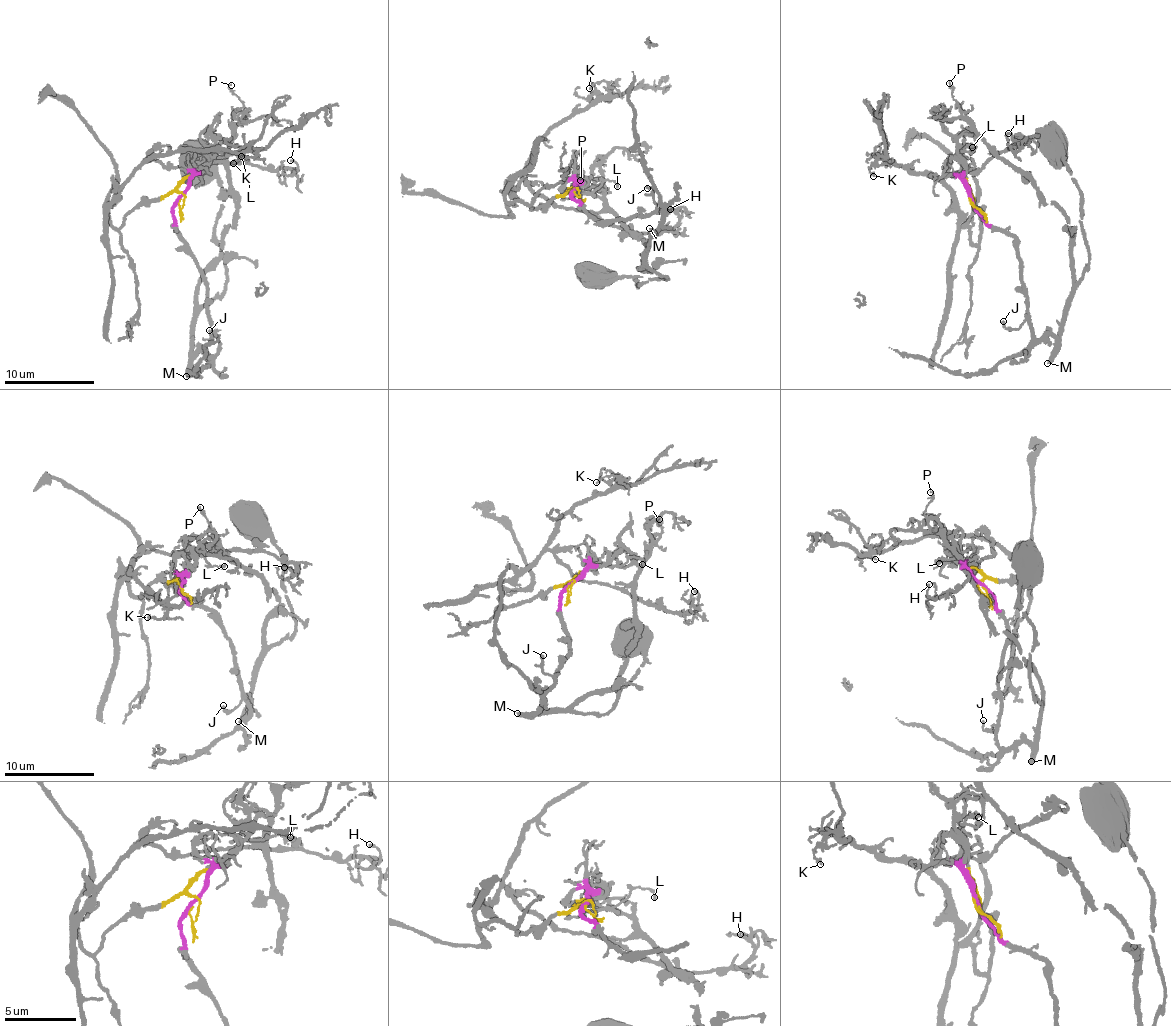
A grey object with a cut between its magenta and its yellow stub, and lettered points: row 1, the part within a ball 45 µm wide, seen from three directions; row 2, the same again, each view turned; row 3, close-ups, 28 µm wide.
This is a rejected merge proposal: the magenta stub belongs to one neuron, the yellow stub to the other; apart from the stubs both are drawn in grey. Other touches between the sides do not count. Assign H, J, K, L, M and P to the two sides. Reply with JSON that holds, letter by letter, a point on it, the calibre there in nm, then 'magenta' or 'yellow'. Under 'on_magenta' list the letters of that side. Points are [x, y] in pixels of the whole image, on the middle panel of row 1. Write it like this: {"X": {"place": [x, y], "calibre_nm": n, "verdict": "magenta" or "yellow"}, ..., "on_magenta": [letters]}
{"H": {"place": [670, 209], "calibre_nm": 140, "verdict": "yellow"}, "J": {"place": [647, 188], "calibre_nm": 150, "verdict": "magenta"}, "K": {"place": [589, 88], "calibre_nm": 140, "verdict": "yellow"}, "L": {"place": [617, 186], "calibre_nm": 200, "verdict": "magenta"}, "M": {"place": [649, 228], "calibre_nm": 360, "verdict": "magenta"}, "P": {"place": [580, 180], "calibre_nm": 140, "verdict": "magenta"}, "on_magenta": ["J", "L", "M", "P"]}

